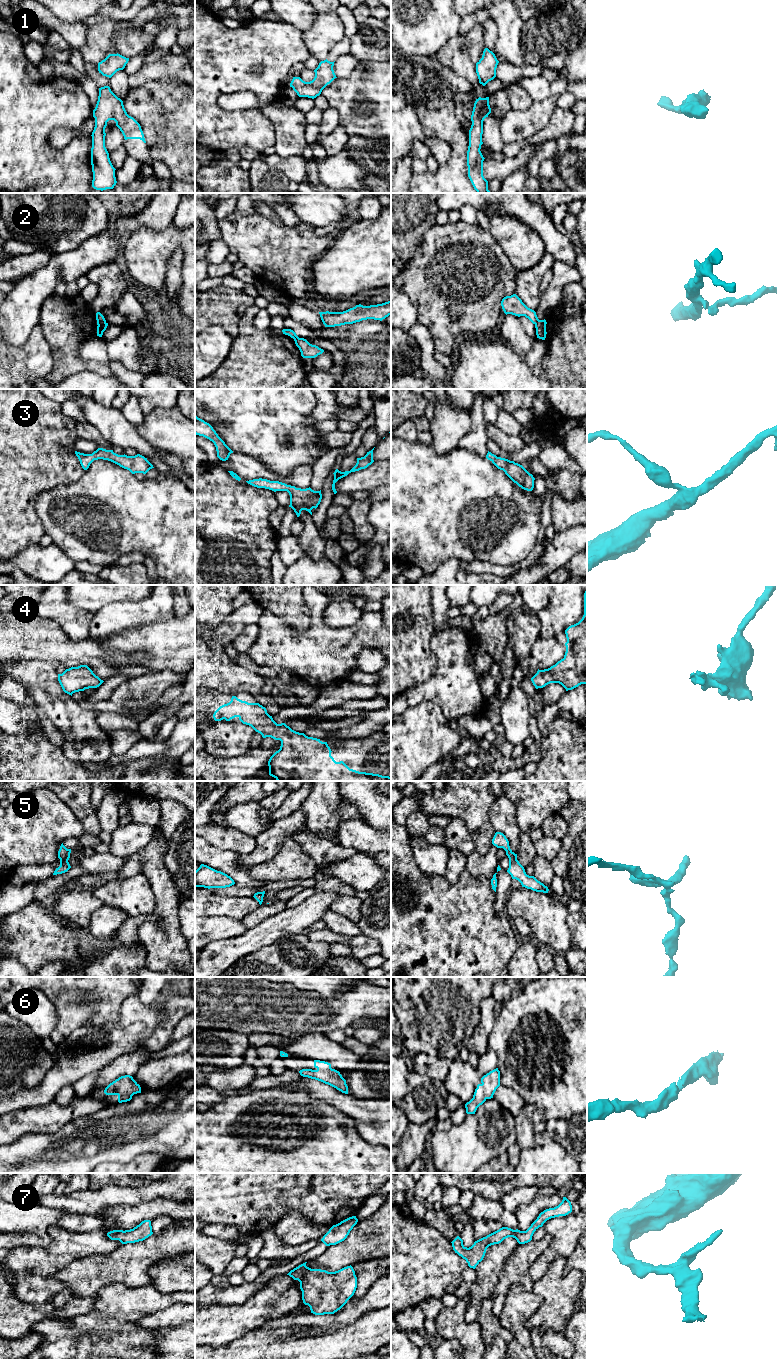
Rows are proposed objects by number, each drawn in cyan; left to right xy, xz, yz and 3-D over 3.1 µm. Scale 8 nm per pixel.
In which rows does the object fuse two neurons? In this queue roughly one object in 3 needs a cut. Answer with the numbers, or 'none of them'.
2

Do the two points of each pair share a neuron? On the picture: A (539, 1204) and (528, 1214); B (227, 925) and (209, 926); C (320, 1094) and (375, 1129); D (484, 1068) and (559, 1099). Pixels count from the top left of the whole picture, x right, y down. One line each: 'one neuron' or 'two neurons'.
A: one neuron
B: one neuron
C: two neurons
D: two neurons

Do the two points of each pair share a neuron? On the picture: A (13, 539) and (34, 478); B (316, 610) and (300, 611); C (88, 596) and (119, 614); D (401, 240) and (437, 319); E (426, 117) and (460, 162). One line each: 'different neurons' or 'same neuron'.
A: same neuron
B: different neurons
C: different neurons
D: different neurons
E: same neuron

